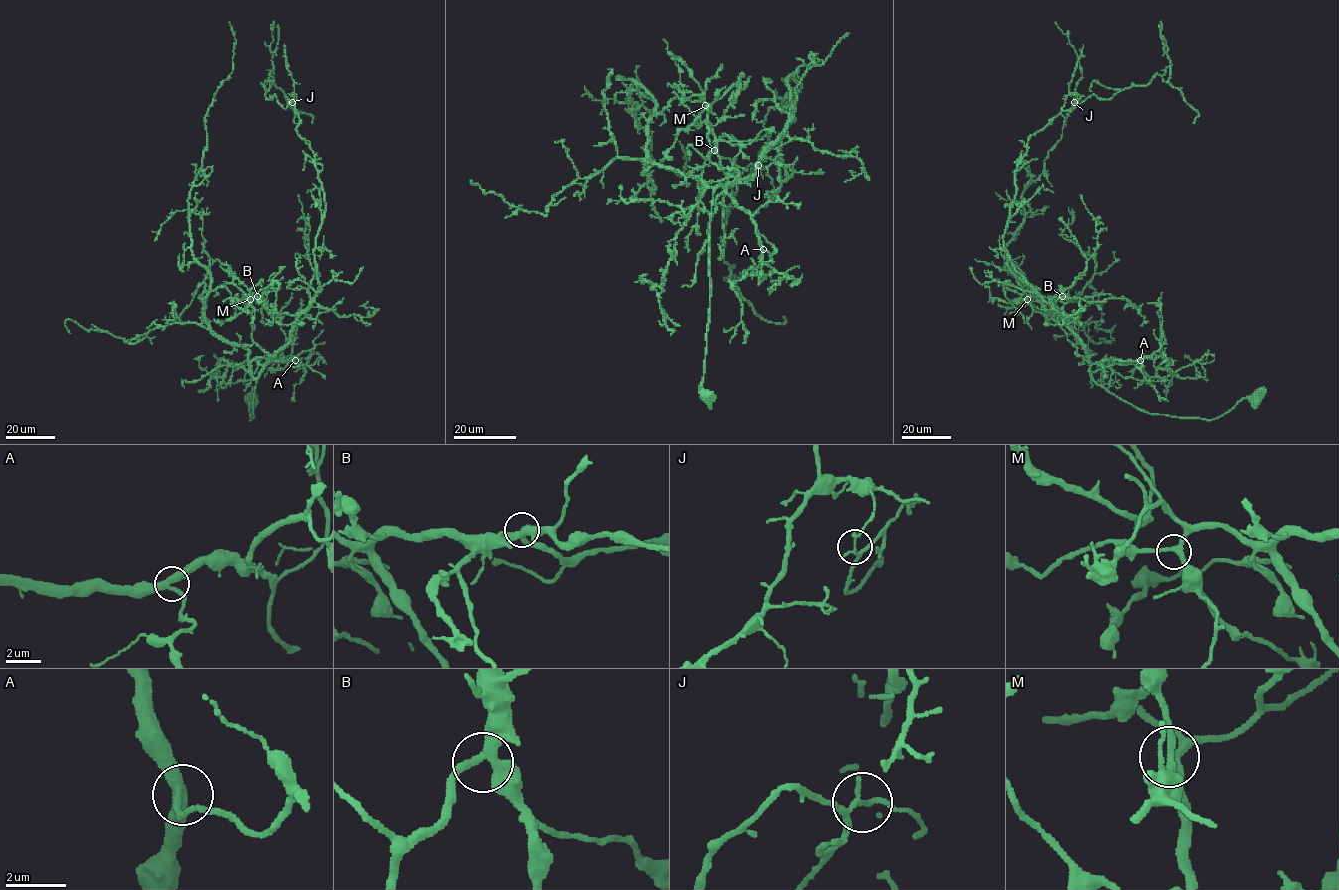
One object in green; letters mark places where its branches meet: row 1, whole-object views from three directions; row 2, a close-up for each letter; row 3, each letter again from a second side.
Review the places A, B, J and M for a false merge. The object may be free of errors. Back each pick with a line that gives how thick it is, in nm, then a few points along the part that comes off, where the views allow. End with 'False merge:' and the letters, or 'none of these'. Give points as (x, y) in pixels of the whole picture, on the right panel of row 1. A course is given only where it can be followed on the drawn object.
J: 140 nm thick; foreign part runs (1074, 102), (1073, 109), (1093, 94), (1109, 99), (1159, 74), (1199, 114), (1193, 123)
False merge: J

